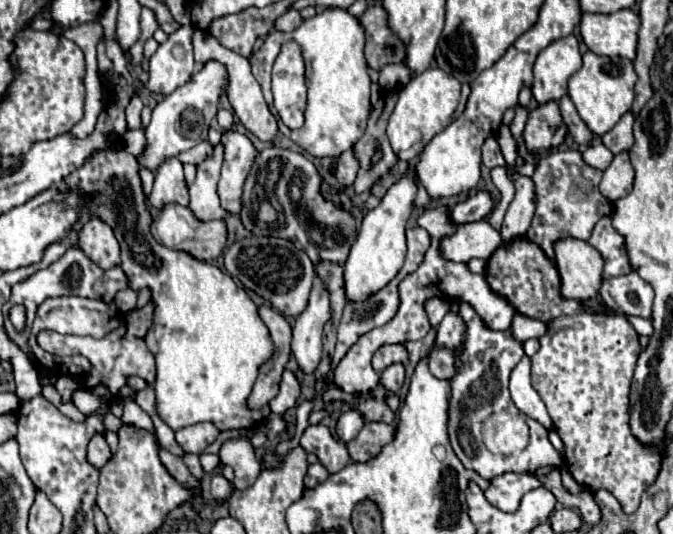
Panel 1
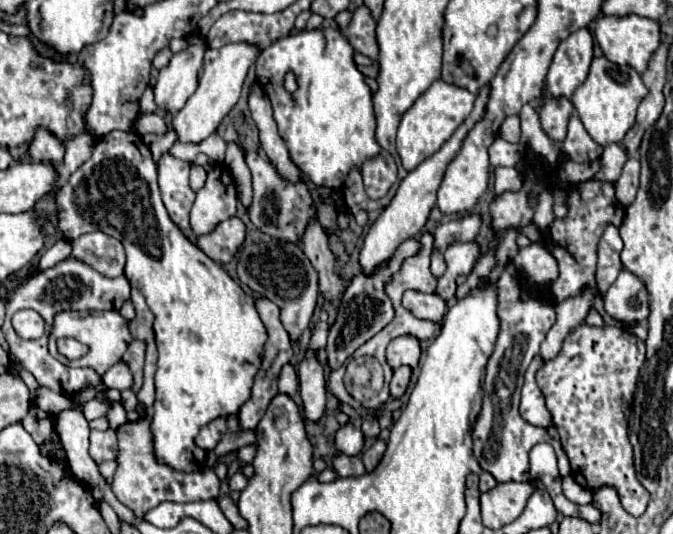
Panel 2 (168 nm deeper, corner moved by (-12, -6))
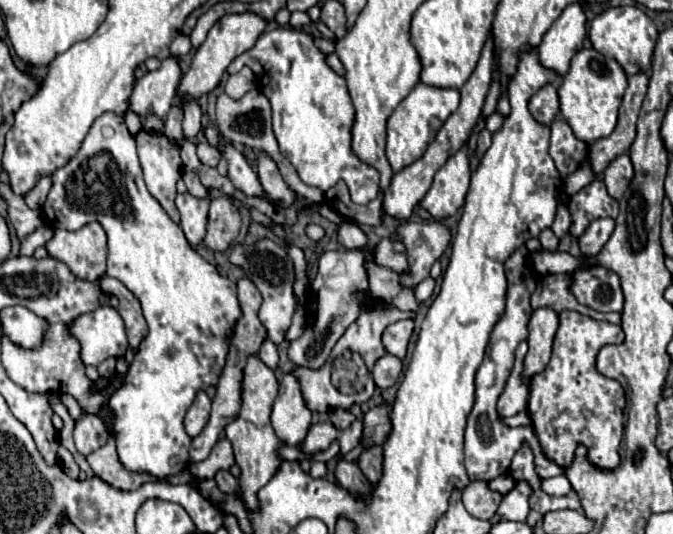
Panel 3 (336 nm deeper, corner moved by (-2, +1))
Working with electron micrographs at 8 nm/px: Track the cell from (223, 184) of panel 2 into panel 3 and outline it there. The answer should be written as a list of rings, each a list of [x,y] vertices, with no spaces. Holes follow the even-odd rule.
[[[190,193],[176,197],[176,209],[180,211],[180,227],[192,247],[200,245],[206,235],[206,217],[208,217],[210,197],[196,199]]]

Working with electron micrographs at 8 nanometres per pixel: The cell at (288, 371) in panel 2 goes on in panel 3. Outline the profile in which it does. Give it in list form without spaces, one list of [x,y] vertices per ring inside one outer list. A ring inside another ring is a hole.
[[[270,339],[262,341],[260,351],[258,351],[258,357],[260,357],[262,363],[266,363],[270,369],[276,369],[276,363],[278,363],[278,351],[276,351],[276,345],[274,345]]]

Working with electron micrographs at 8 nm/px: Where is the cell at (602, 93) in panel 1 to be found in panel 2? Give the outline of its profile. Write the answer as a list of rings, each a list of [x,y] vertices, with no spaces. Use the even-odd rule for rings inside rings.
[[[594,58],[590,66],[590,74],[582,86],[576,88],[572,96],[572,104],[588,130],[588,134],[602,146],[620,142],[626,132],[632,128],[636,120],[636,108],[640,100],[648,94],[648,88],[644,86],[640,74],[632,66],[618,66],[612,64],[610,60]]]

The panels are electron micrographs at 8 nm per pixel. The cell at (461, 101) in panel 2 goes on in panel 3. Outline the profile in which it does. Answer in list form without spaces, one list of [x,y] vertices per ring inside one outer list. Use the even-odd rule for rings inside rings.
[[[418,83],[410,95],[394,109],[388,119],[388,139],[386,139],[386,157],[392,165],[392,171],[398,173],[402,167],[418,161],[426,151],[428,143],[436,137],[444,121],[458,109],[460,93],[456,89],[436,89],[424,83]]]

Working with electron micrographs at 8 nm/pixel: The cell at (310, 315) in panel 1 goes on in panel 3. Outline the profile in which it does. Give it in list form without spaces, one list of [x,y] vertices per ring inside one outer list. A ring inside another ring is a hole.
[[[286,373],[272,407],[272,427],[284,445],[300,445],[310,429],[312,413],[304,403],[298,381]]]

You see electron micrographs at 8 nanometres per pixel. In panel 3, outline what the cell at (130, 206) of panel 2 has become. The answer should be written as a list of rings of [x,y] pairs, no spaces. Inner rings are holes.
[[[104,113],[92,125],[76,157],[52,175],[52,189],[44,203],[44,215],[50,227],[64,231],[78,229],[80,221],[102,223],[108,237],[106,275],[118,279],[136,295],[150,329],[142,339],[142,345],[138,345],[134,361],[124,375],[122,387],[116,389],[108,399],[118,459],[130,473],[170,477],[186,471],[190,463],[190,437],[186,435],[184,417],[196,397],[196,391],[216,385],[224,369],[224,359],[228,353],[226,337],[230,335],[232,325],[240,319],[236,283],[232,283],[228,277],[222,277],[214,265],[204,261],[188,245],[182,229],[148,193],[136,155],[136,141],[128,133],[124,119],[114,113]]]

